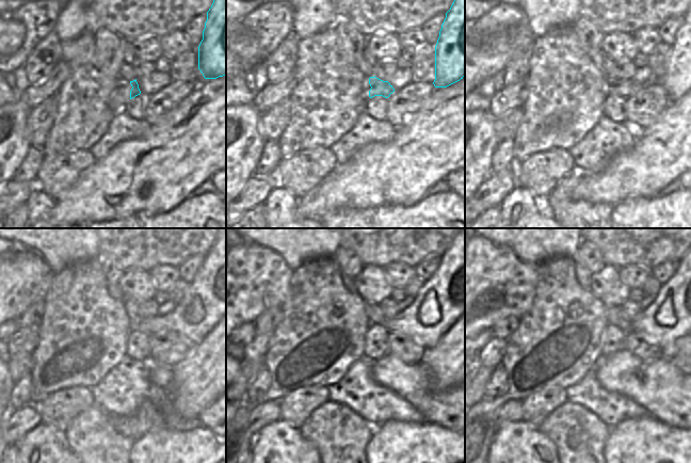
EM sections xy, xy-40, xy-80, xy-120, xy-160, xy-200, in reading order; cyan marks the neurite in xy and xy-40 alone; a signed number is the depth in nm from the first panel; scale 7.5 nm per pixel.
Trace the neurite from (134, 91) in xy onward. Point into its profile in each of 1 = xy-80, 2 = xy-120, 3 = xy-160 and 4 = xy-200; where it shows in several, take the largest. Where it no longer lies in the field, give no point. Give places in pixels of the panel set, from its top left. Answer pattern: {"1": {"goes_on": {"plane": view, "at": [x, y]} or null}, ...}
{"1": {"goes_on": {"plane": "xy-80", "at": [625, 88]}}, "2": {"goes_on": {"plane": "xy-120", "at": [204, 303]}}, "3": {"goes_on": {"plane": "xy-160", "at": [443, 299]}}, "4": {"goes_on": {"plane": "xy-200", "at": [681, 304]}}}

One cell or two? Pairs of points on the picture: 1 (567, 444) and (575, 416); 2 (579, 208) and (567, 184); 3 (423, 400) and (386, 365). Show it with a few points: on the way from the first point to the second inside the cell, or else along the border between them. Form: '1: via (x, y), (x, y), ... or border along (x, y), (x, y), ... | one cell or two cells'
1: via (574, 437), (575, 422) | one cell
2: via (572, 206), (566, 201), (566, 191) | one cell
3: via (414, 390), (396, 374) | one cell

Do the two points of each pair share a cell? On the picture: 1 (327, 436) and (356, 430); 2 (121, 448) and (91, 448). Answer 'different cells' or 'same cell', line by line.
1: same cell
2: same cell

